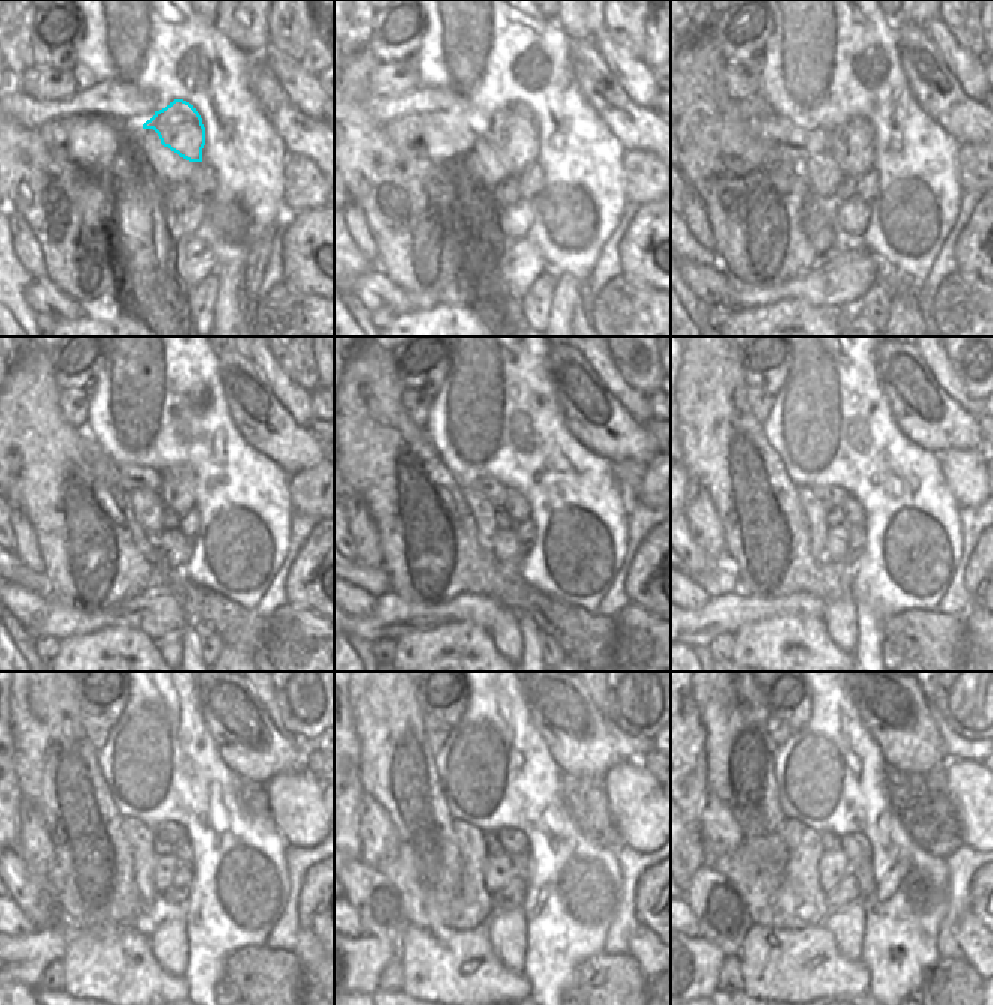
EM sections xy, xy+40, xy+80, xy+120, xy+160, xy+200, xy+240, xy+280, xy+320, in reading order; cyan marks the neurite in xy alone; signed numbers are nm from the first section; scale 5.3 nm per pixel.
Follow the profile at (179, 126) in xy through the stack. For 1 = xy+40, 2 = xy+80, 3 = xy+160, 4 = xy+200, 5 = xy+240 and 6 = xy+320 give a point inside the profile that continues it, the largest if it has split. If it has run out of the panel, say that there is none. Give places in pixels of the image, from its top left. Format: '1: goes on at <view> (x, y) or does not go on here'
1: goes on at xy+40 (513, 132)
2: goes on at xy+80 (851, 144)
3: goes on at xy+160 (516, 506)
4: goes on at xy+200 (854, 513)
5: goes on at xy+240 (183, 852)
6: goes on at xy+320 (864, 873)

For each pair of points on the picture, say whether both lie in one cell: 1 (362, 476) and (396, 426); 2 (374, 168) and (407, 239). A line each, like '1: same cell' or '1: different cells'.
1: same cell
2: same cell

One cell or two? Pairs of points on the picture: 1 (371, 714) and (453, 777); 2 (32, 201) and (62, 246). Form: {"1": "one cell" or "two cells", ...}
{"1": "two cells", "2": "one cell"}

